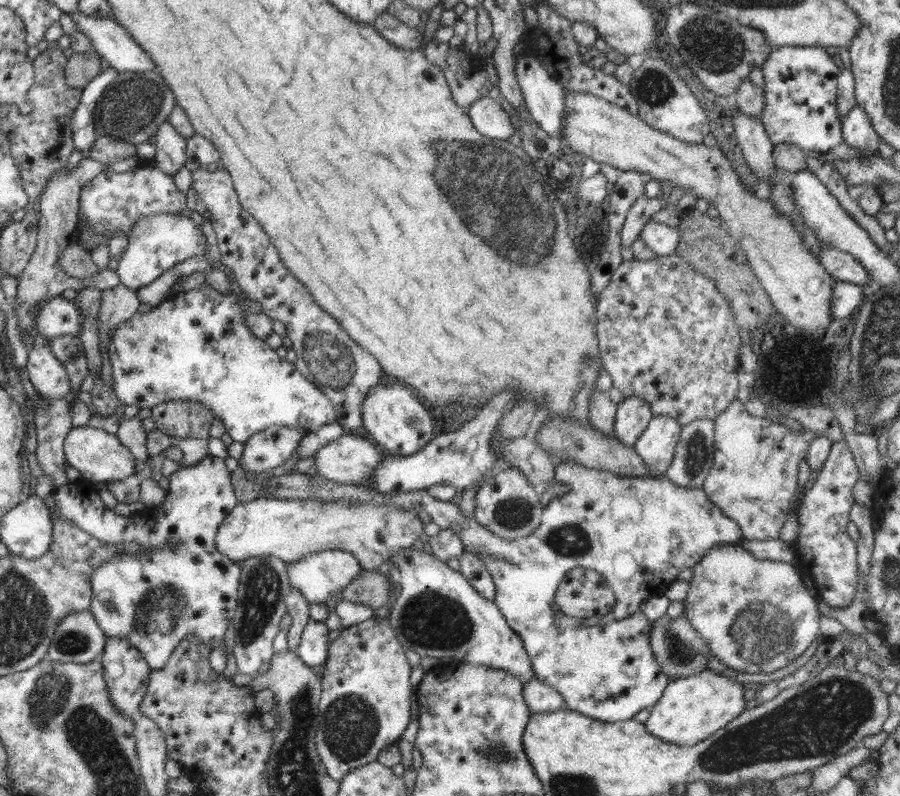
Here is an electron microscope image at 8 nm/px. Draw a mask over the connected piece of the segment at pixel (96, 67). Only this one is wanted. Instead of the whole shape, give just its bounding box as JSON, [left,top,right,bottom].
[65,53,101,90]

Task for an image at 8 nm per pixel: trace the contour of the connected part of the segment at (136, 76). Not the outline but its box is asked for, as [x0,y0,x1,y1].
[93,72,175,145]

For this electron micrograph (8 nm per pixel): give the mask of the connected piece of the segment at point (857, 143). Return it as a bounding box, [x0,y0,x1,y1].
[841,104,880,156]

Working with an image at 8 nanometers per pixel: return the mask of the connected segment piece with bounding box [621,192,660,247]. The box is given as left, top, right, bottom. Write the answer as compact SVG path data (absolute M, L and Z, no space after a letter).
M645 192L640 195L626 215L621 232L622 246L630 247L639 238L643 226L650 221L659 206L659 202L655 198L646 197Z

